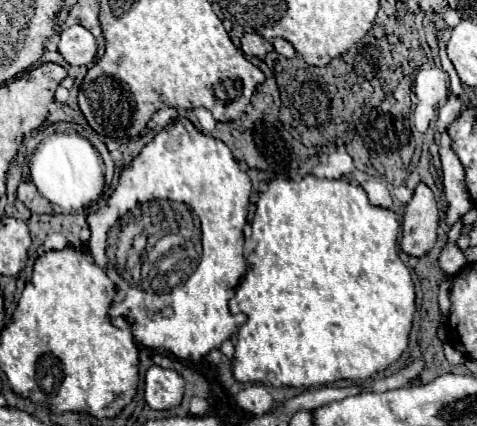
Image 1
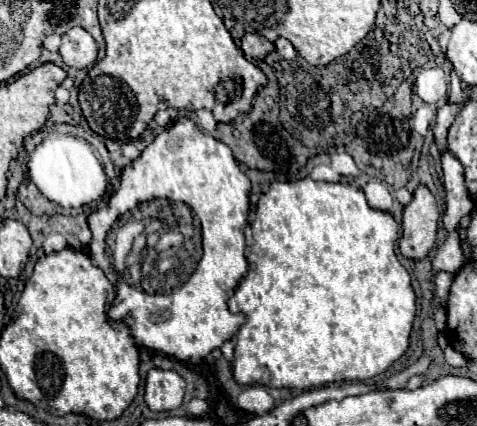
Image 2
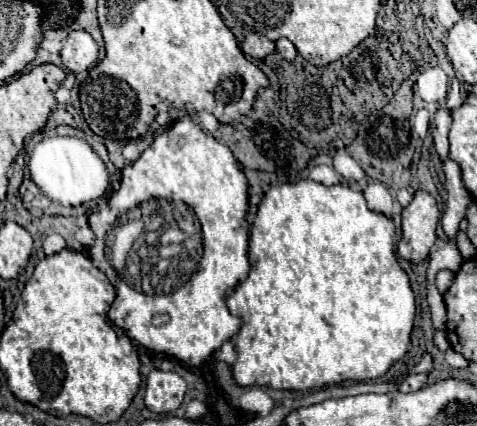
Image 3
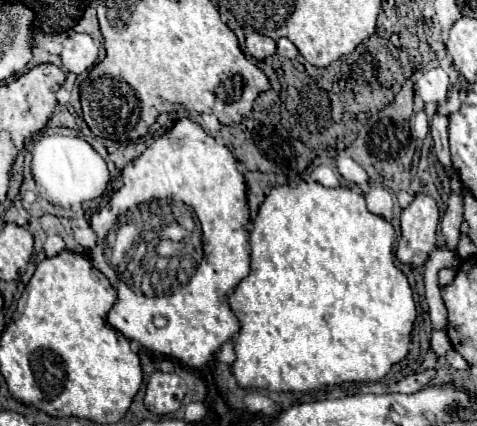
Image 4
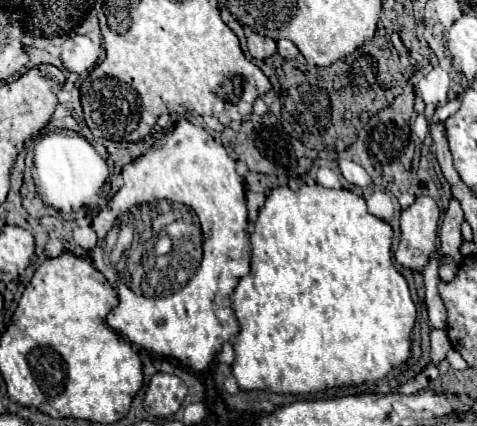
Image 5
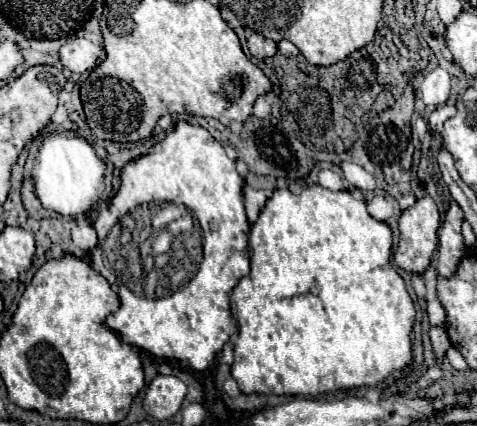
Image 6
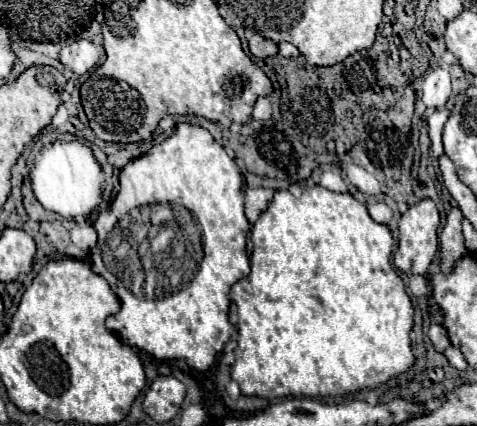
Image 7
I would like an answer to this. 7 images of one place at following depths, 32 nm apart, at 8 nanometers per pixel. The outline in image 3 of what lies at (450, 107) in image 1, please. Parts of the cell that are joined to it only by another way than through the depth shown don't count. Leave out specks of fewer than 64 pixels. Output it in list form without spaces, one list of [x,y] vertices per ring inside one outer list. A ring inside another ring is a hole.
[[[440,108],[434,116],[432,122],[432,136],[434,136],[434,146],[436,152],[440,154],[442,160],[448,158],[448,130],[452,124],[452,112],[448,108]]]

